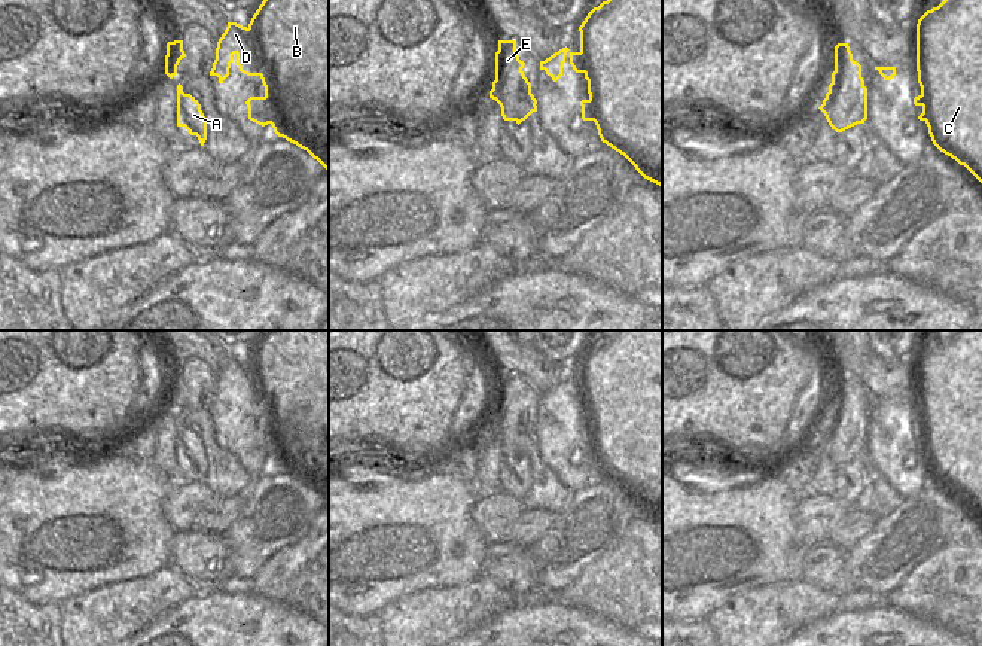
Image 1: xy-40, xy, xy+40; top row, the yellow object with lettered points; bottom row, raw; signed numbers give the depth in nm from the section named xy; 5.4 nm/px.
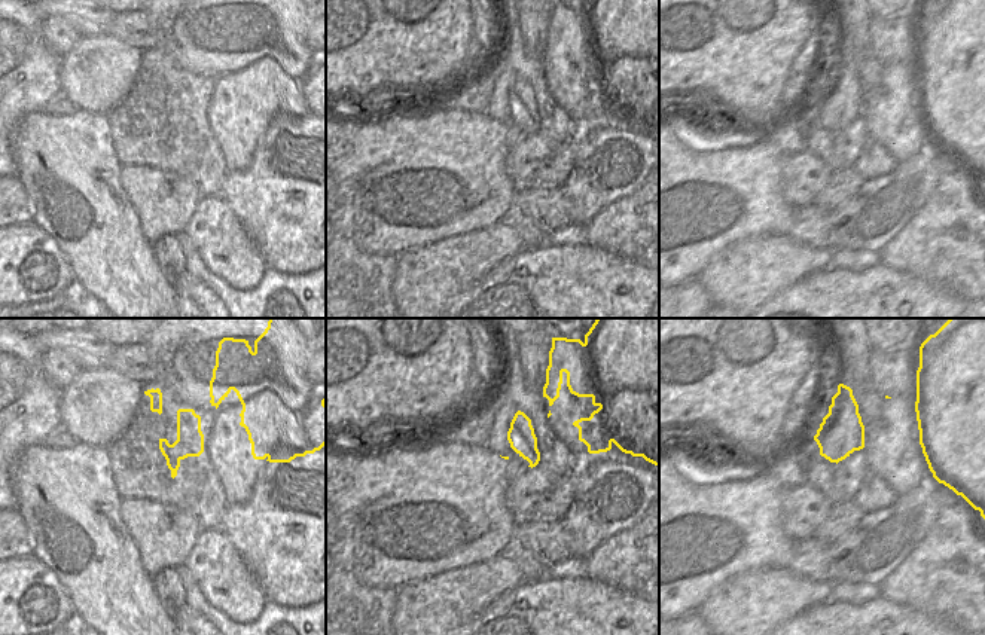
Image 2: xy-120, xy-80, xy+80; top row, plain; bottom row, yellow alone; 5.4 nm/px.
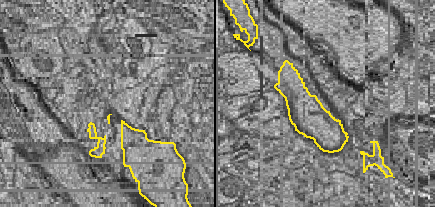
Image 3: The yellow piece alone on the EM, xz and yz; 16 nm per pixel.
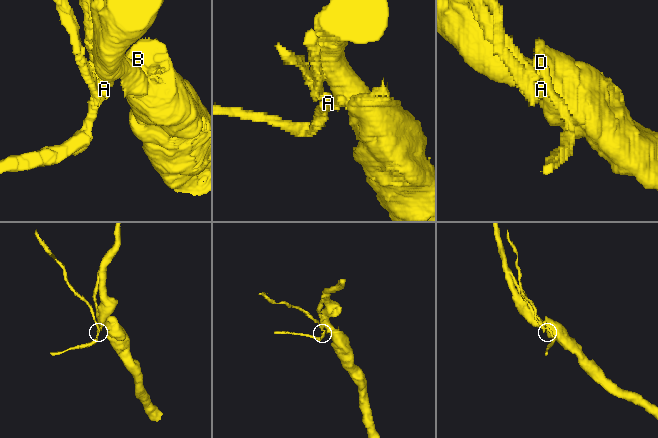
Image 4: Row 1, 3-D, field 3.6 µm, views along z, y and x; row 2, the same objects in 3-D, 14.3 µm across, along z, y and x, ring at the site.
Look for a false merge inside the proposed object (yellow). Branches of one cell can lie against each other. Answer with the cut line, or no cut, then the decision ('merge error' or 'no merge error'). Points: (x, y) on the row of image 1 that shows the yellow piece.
cut xy (521, 121), (517, 122); merge error

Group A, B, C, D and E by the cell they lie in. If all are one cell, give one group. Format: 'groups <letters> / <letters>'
groups A / B C D E

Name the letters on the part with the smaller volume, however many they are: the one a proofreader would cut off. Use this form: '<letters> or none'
A

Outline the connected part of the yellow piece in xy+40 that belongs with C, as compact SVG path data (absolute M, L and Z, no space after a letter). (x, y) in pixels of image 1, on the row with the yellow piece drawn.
M943 0L918 19L917 71L921 94L914 104L922 107L918 119L927 124L933 144L982 183L982 0Z

